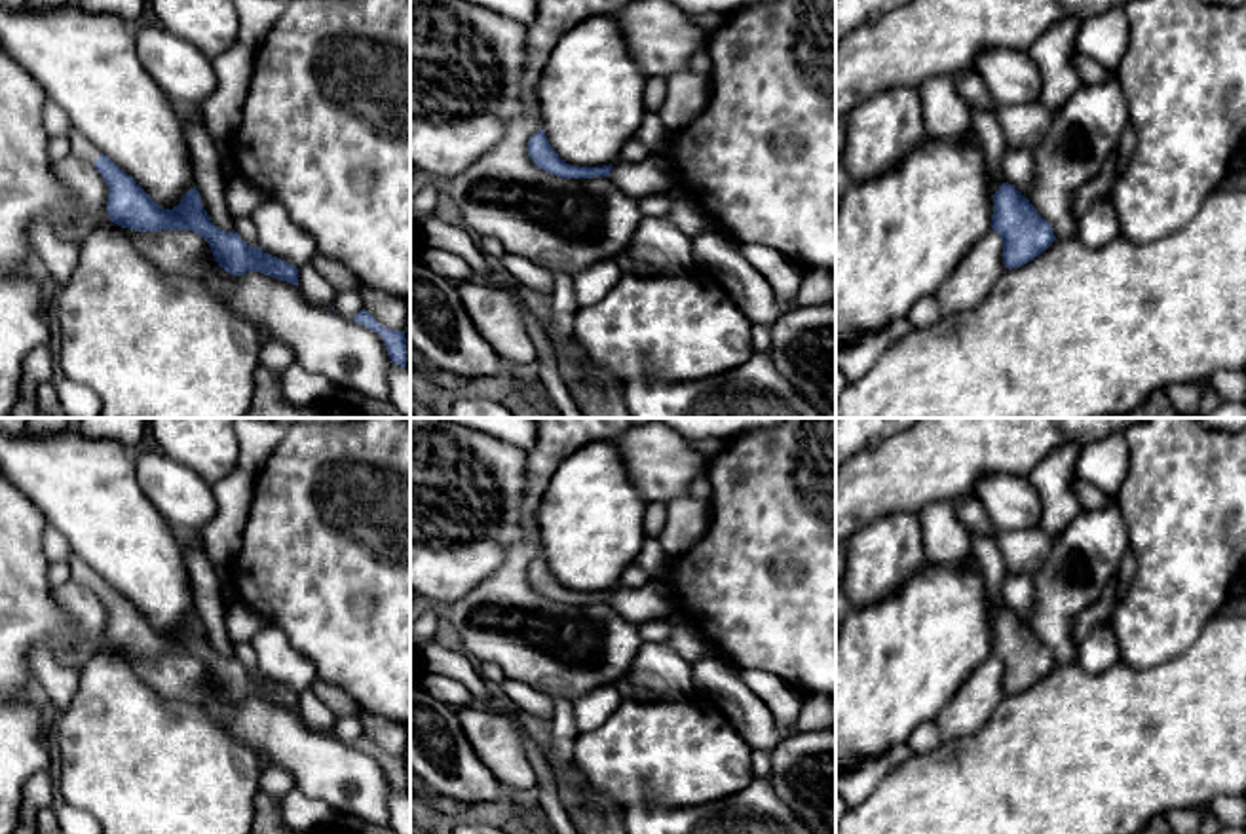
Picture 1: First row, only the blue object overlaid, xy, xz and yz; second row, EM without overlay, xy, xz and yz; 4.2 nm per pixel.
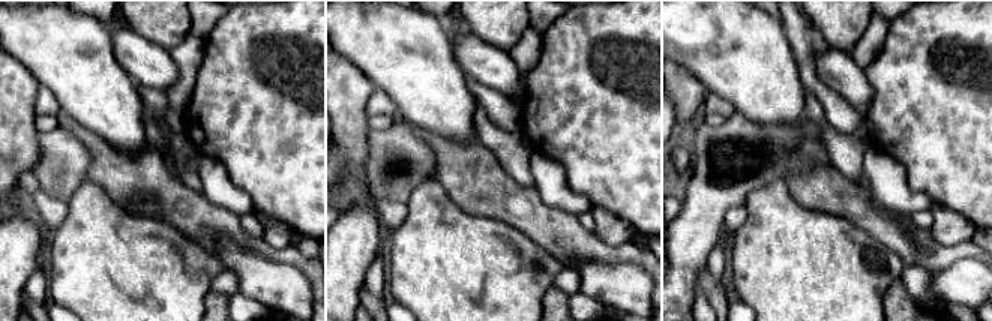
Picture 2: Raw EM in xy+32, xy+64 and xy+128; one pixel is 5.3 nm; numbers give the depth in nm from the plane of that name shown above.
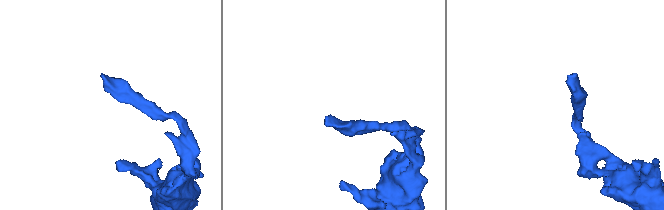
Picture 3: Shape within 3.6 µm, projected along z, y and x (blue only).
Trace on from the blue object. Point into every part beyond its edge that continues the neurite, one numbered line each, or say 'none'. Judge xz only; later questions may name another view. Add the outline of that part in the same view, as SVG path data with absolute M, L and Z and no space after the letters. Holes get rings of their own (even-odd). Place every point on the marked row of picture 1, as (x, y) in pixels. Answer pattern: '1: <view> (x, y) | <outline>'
none

